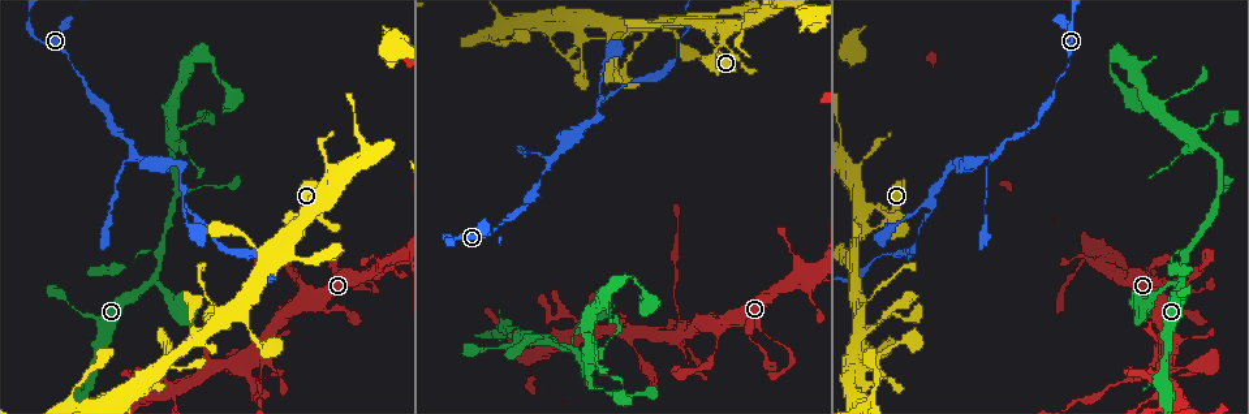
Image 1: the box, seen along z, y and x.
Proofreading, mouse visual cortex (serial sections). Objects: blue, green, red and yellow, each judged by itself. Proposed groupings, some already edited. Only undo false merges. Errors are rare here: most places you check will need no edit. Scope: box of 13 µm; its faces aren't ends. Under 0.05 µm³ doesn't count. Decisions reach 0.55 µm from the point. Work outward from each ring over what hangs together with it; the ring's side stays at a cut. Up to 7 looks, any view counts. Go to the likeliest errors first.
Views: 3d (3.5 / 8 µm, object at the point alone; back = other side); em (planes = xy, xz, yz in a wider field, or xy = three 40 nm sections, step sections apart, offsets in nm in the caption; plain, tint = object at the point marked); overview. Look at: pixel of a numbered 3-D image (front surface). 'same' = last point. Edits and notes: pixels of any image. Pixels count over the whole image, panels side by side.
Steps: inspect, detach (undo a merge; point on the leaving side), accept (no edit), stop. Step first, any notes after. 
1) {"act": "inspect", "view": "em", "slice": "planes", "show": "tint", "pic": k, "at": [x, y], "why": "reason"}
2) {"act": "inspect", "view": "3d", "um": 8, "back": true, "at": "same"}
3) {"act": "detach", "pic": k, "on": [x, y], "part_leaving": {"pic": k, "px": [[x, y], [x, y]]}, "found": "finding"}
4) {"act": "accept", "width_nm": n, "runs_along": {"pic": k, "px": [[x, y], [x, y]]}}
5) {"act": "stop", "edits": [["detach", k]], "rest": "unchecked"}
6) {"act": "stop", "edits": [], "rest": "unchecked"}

{"act": "inspect", "view": "3d", "um": 3.5, "pic": 1, "at": [133, 155], "why": "side arm on a straight run"}

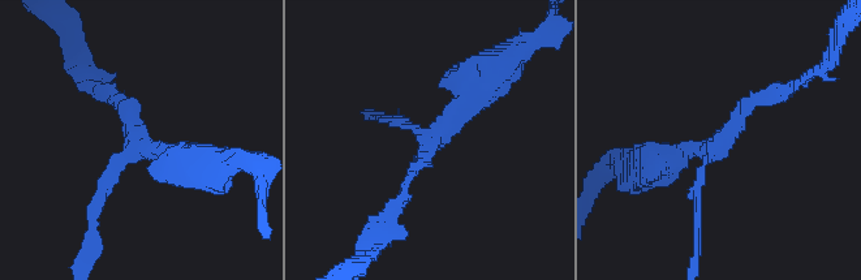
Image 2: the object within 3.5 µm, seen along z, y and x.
{"act": "inspect", "view": "em", "slice": "xy", "step": 3, "show": "tint", "pic": 2, "at": [430, 138], "arms": 3, "arm_widths_nm": [150, 150, 350]}

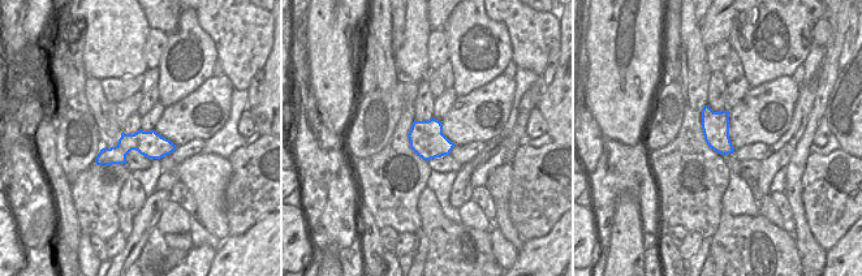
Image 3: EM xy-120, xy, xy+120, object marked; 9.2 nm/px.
{"act": "accept", "runs_along": {"pic": 2, "px": [[405, 196], [429, 142], [489, 76]]}, "found": "all the same cell"}

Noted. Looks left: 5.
{"act": "inspect", "view": "3d", "um": 8, "pic": 1, "at": [262, 371], "why": "thin neck"}

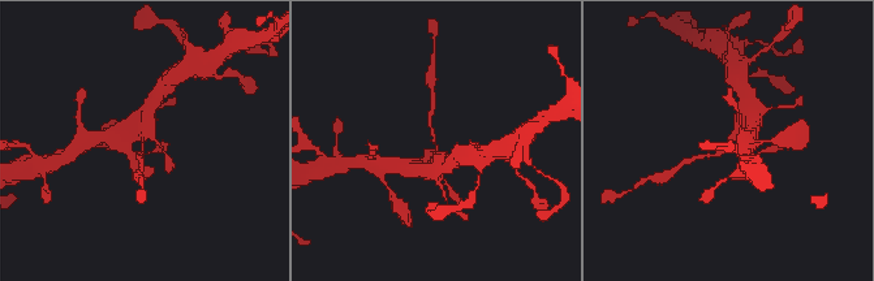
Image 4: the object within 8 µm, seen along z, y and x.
{"act": "inspect", "view": "em", "slice": "xy", "step": 2, "show": "tint", "pic": 4, "at": [142, 147]}

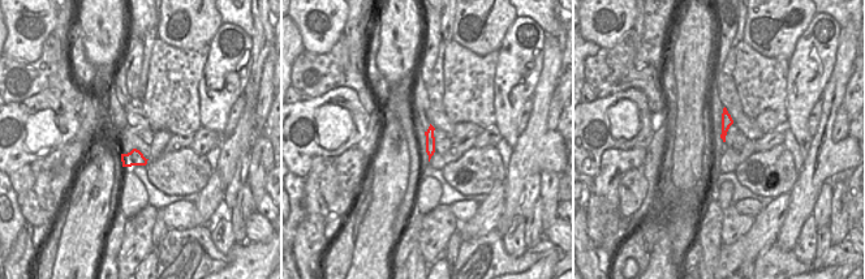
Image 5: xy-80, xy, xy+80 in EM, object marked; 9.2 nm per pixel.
{"act": "accept", "width_nm": 100, "runs_along": {"pic": 4, "px": [[750, 113], [723, 152], [694, 159]]}, "found": "all the same cell"}

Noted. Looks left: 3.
{"act": "inspect", "view": "3d", "um": 3.5, "pic": 1, "at": [184, 197], "why": "arms part here"}

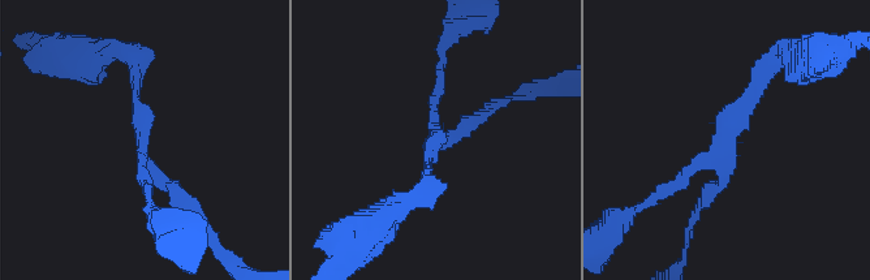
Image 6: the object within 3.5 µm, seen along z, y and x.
{"act": "inspect", "view": "em", "slice": "xy", "step": 3, "show": "tint", "pic": 6, "at": [722, 145], "arms": 3, "arm_widths_nm": [150, 150, 200]}

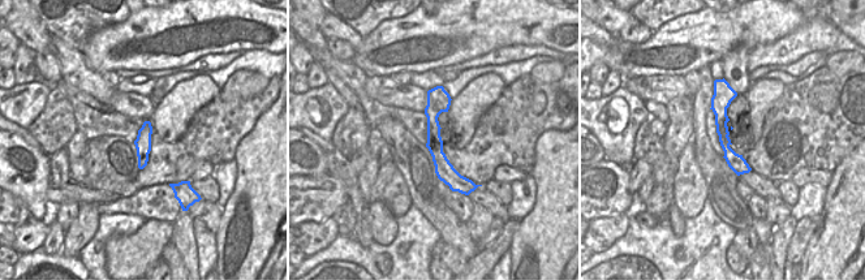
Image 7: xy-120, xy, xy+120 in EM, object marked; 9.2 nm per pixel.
{"act": "accept", "runs_along": {"pic": 7, "px": [[439, 89], [433, 137], [455, 188]]}, "found": "one cell here"}

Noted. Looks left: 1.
{"act": "stop", "edits": [], "rest": "unchecked"}

